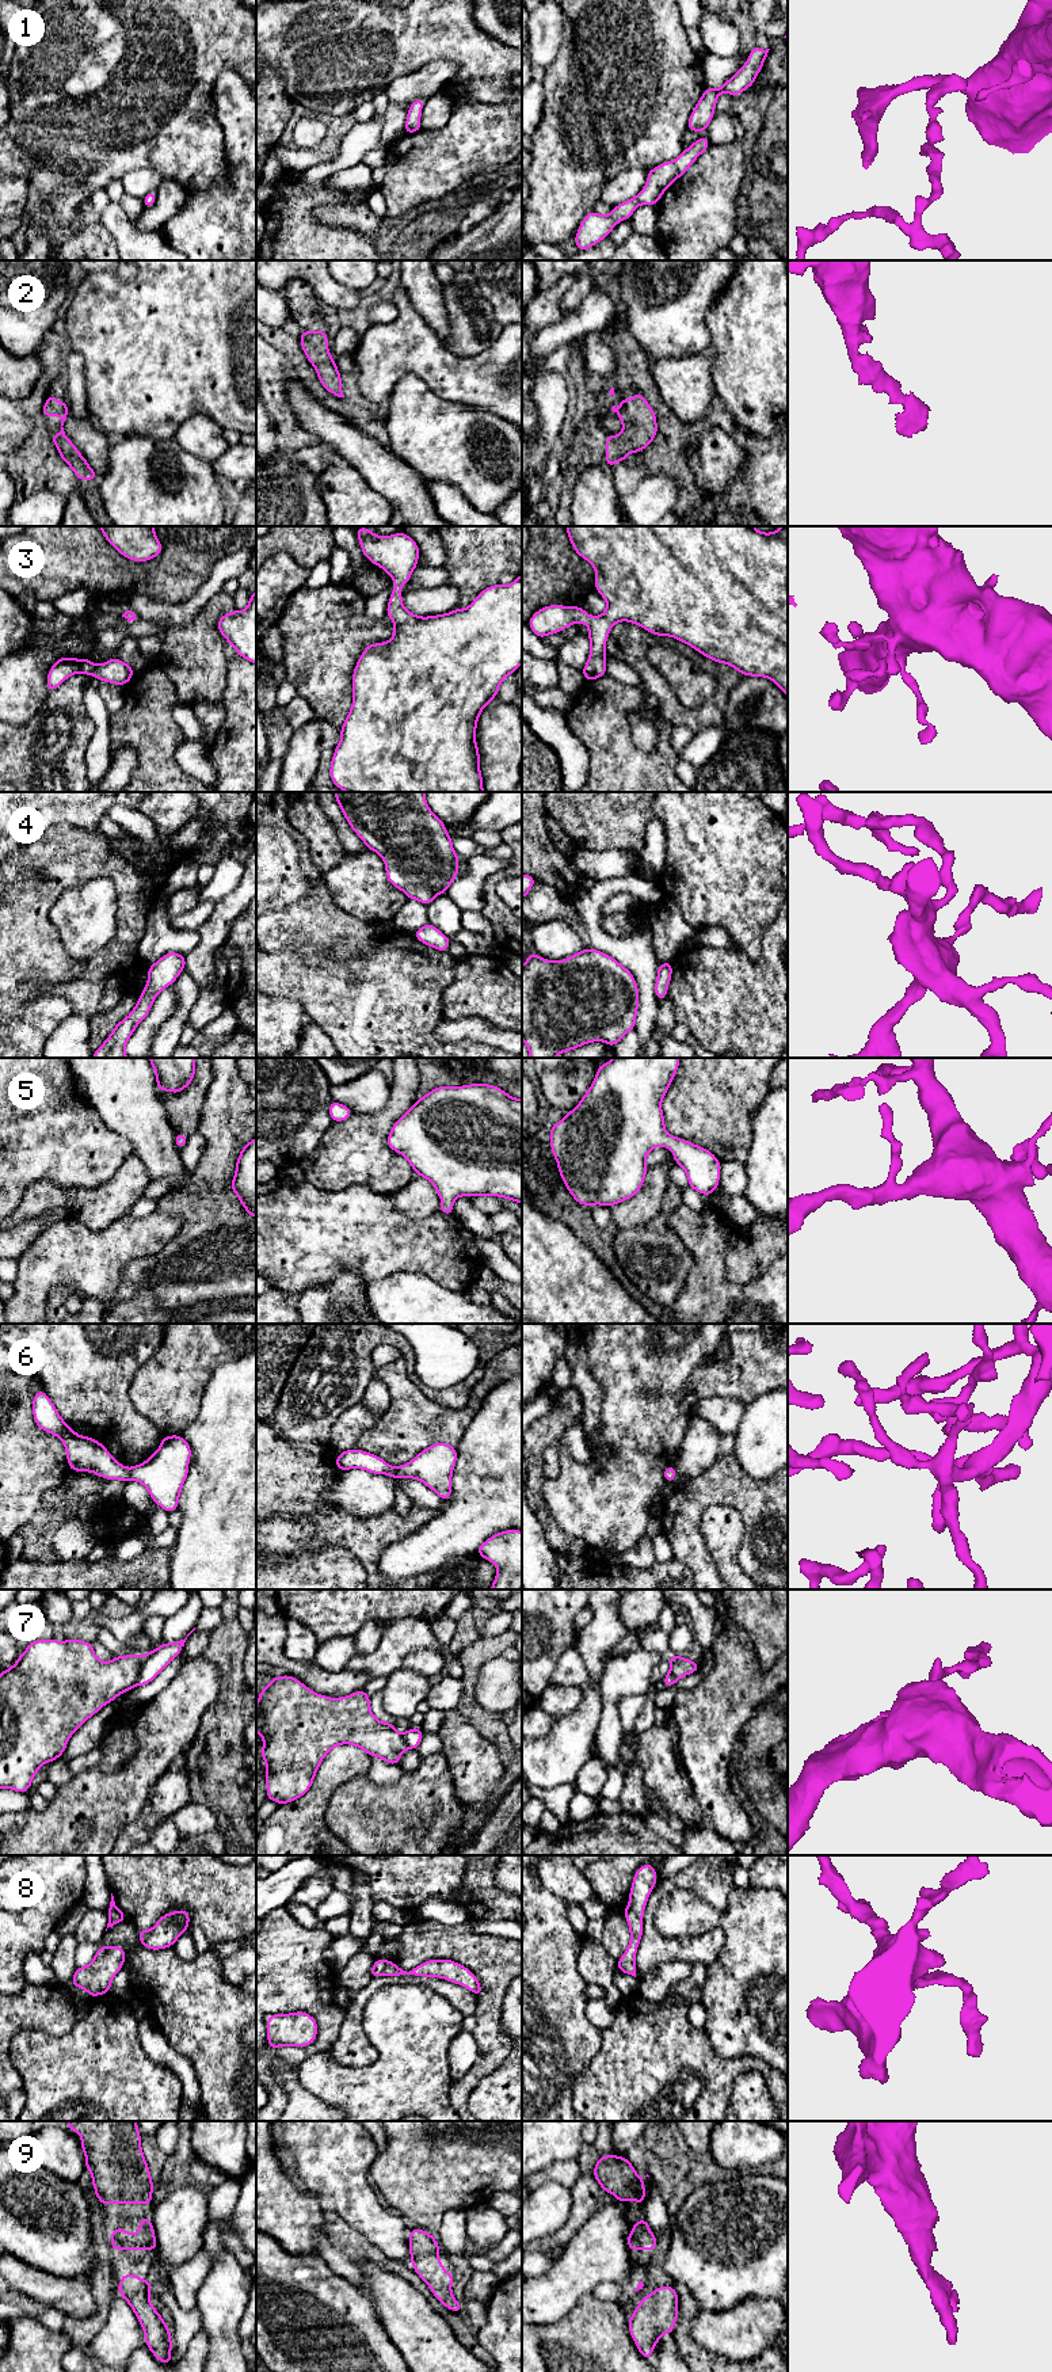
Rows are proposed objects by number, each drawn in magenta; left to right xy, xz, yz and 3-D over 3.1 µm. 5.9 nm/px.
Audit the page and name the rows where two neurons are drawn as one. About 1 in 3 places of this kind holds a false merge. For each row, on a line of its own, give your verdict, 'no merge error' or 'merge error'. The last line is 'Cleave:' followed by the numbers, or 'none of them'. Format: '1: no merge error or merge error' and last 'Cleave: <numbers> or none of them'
1: no merge error
2: no merge error
3: no merge error
4: no merge error
5: no merge error
6: no merge error
7: merge error
8: no merge error
9: no merge error
Cleave: 7

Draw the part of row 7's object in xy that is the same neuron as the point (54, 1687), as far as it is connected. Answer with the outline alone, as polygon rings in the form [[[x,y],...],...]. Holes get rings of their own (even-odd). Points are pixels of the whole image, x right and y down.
[[[80,1640],[33,1641],[11,1668],[0,1672],[0,1787],[27,1793],[38,1768],[57,1760],[70,1736],[89,1717],[136,1686],[141,1664],[140,1655],[115,1656],[111,1661],[103,1663],[95,1656],[92,1642]]]

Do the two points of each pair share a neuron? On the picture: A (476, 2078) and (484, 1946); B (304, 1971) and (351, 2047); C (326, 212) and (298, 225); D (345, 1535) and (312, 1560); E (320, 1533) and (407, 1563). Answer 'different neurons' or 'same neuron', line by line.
A: same neuron
B: different neurons
C: different neurons
D: different neurons
E: different neurons

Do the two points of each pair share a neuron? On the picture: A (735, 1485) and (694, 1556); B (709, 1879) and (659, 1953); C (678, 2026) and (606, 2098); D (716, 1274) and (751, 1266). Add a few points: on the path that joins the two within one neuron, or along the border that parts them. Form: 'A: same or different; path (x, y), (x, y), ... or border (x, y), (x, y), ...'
A: same; path (713, 1489), (692, 1511), (692, 1534)
B: same; path (682, 1880), (669, 1884), (654, 1899), (650, 1926)
C: same; path (660, 2044), (624, 2081)
D: different; border (735, 1240), (727, 1255), (725, 1275), (744, 1285)

